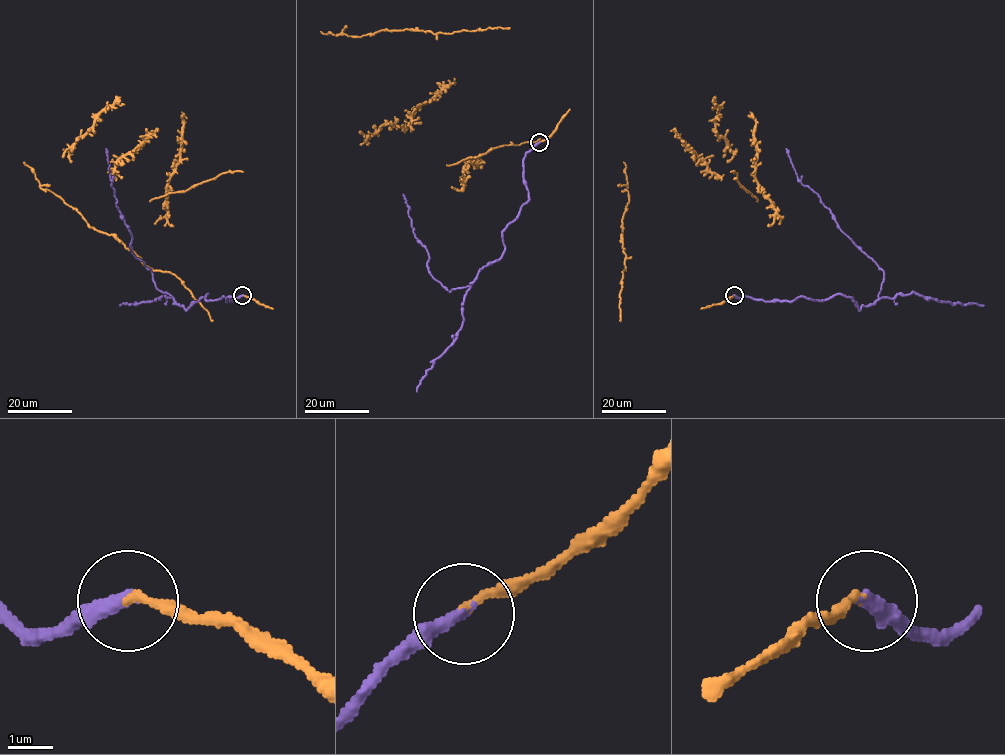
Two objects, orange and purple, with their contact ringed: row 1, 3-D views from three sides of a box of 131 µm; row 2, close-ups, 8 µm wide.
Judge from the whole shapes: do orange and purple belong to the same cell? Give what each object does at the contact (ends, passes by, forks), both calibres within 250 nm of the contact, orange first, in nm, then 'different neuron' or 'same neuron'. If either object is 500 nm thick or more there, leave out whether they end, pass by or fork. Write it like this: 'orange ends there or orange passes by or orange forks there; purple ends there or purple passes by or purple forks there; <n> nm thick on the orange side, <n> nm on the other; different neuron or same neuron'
orange ends there; purple ends there; 200 nm thick on the orange side, 340 nm on the other; same neuron

